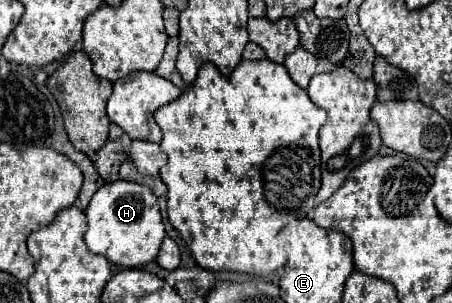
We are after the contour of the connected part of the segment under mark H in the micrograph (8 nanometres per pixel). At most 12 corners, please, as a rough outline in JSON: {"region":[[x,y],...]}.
{"region":[[105,183],[85,243],[121,267],[153,261],[165,237],[145,185]]}

